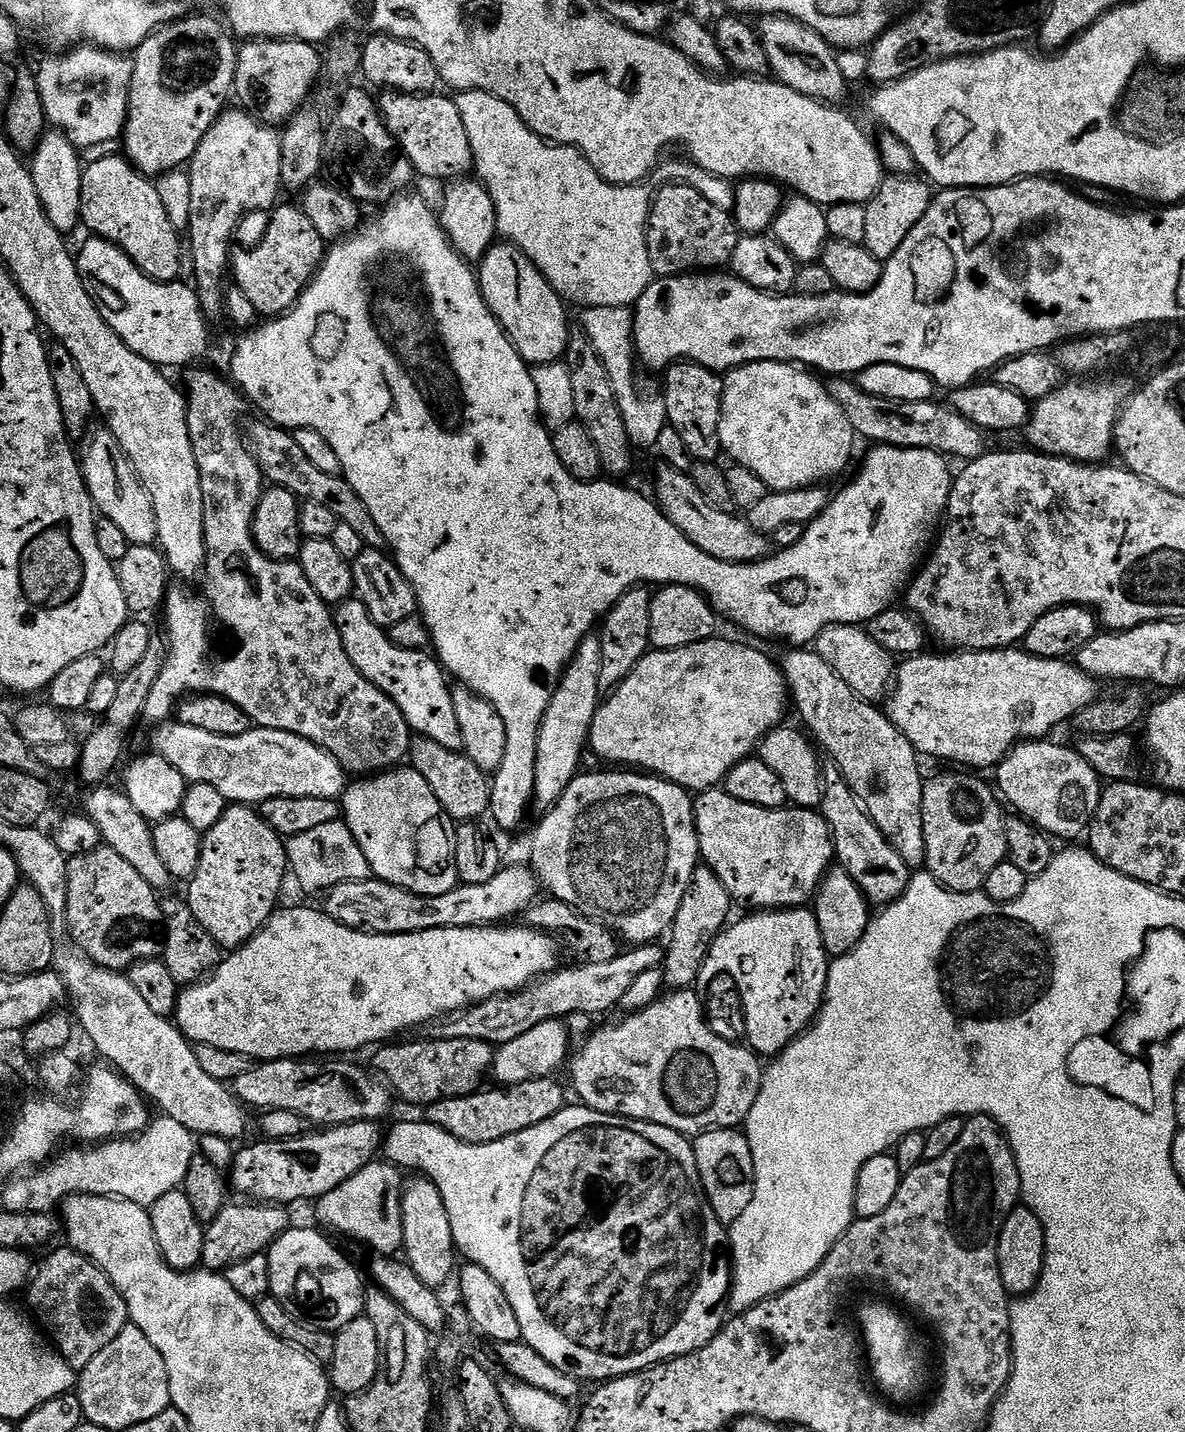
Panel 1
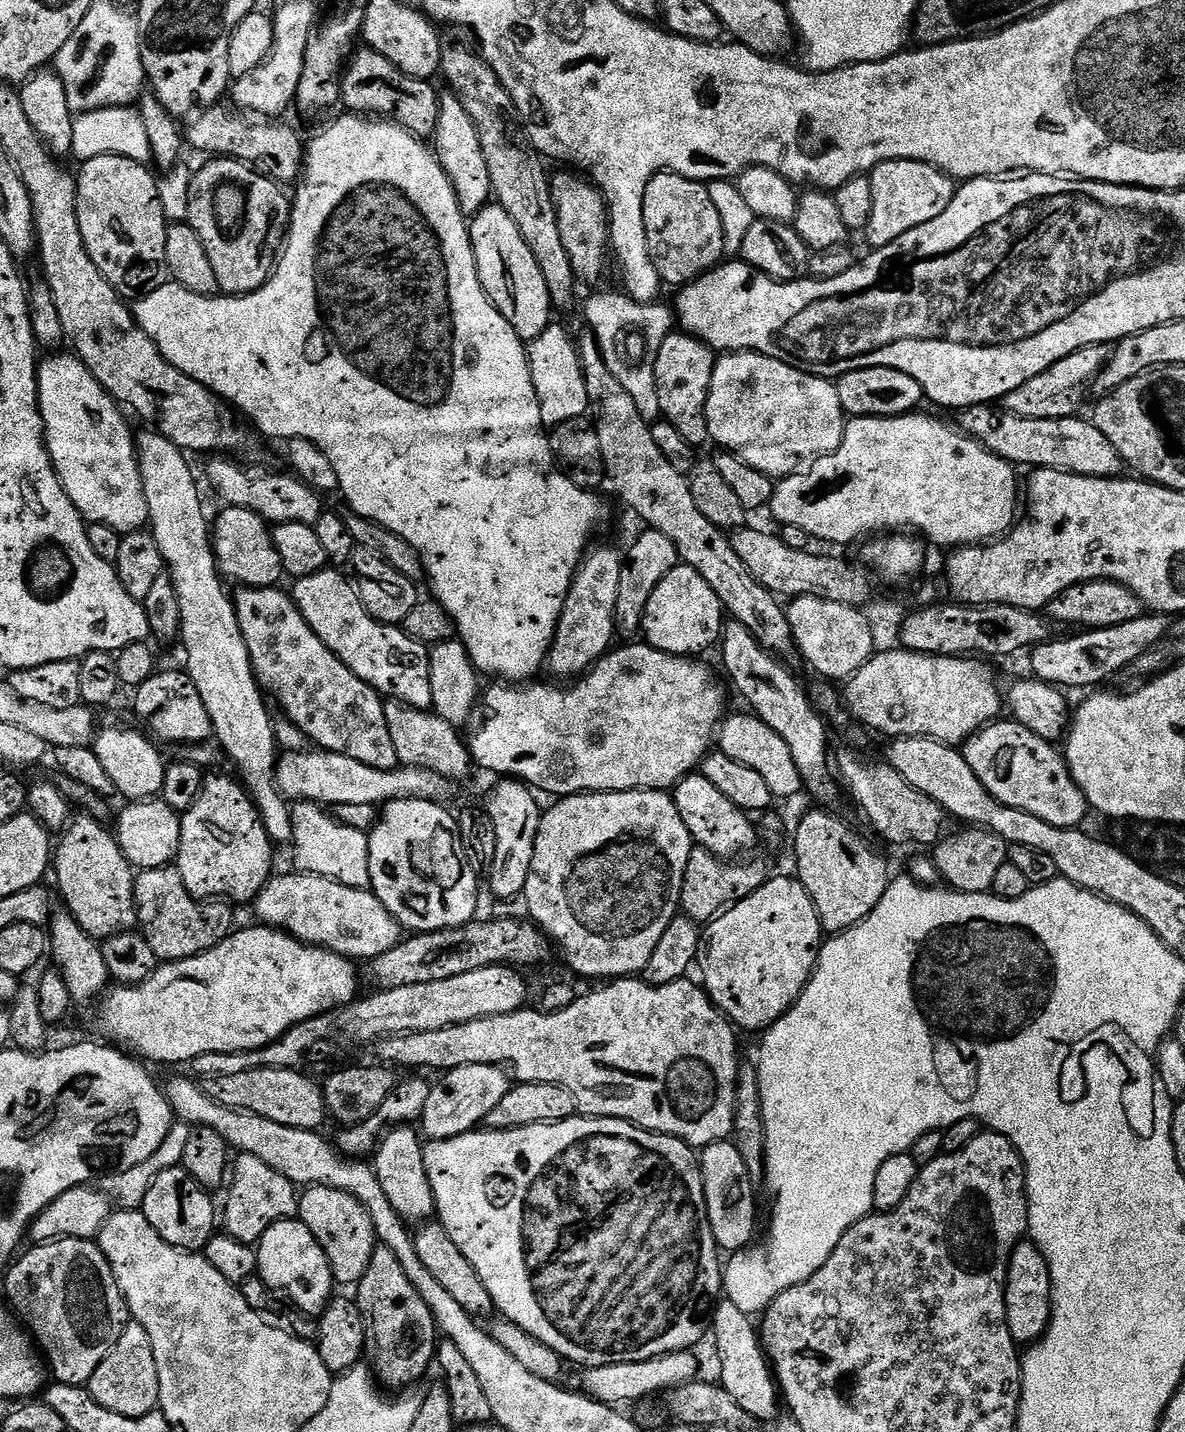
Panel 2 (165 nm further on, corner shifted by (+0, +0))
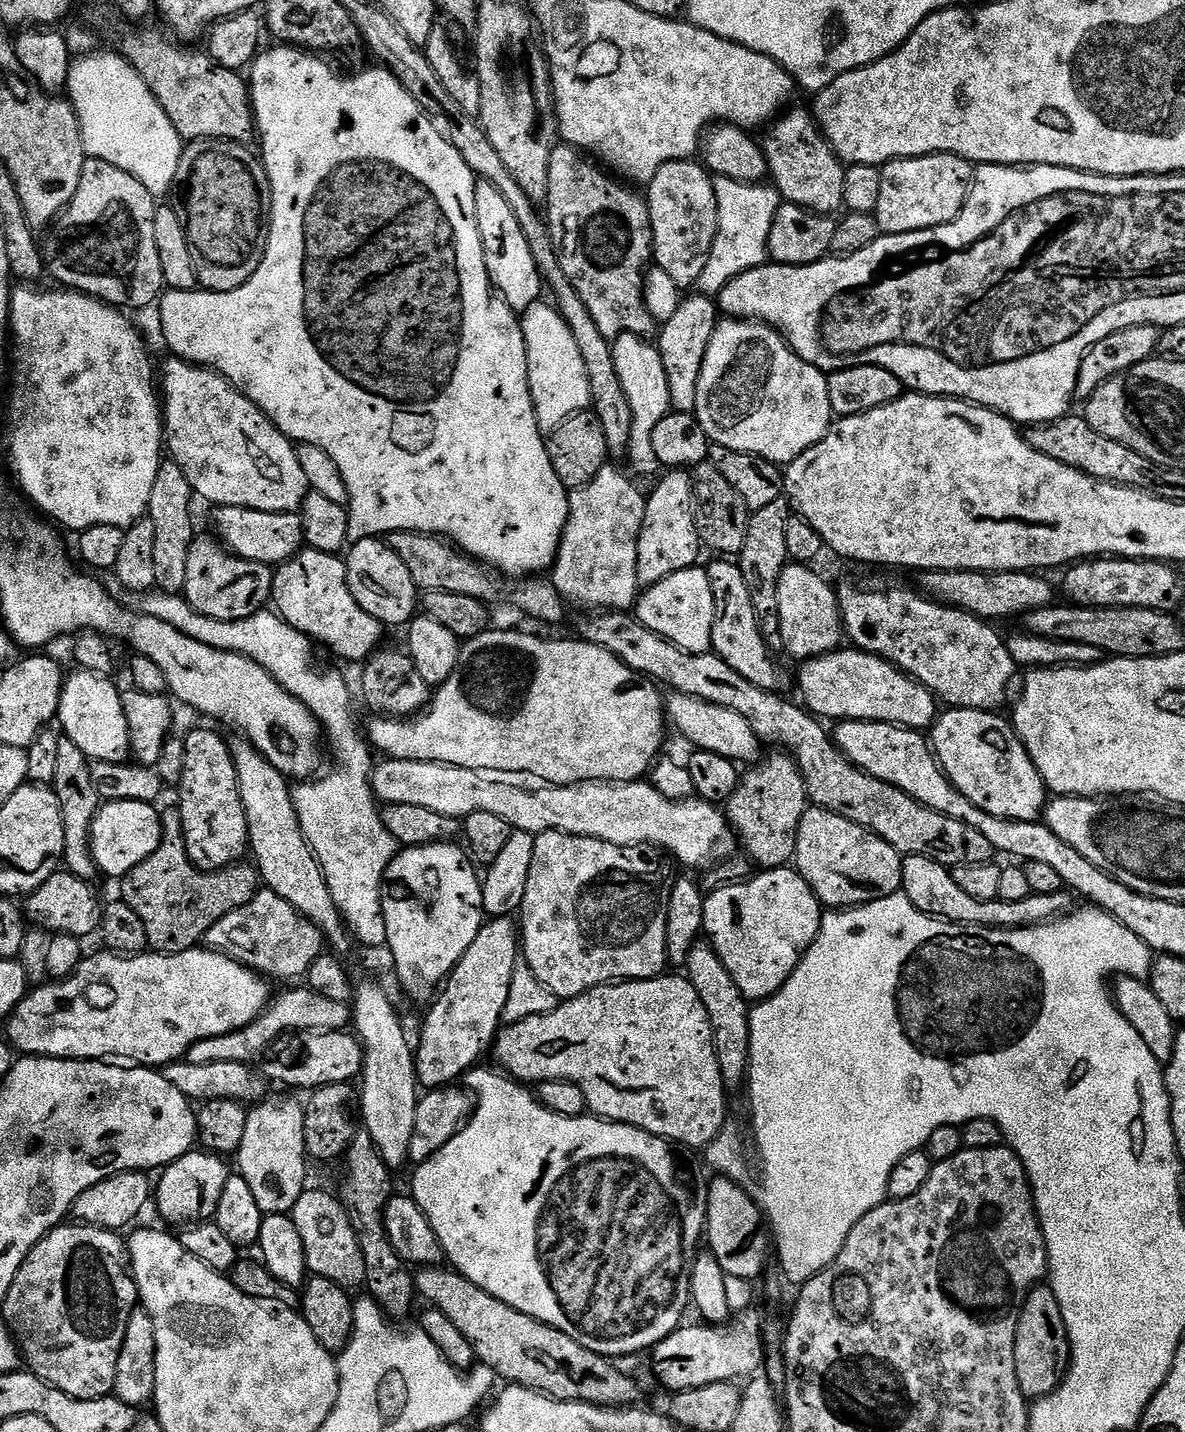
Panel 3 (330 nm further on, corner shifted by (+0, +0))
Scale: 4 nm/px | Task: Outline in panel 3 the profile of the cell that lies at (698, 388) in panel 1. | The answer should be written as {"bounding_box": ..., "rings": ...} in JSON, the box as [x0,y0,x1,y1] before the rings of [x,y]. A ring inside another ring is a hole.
{"bounding_box":[658,295,718,413],"rings":[[[688,295],[681,299],[678,310],[674,310],[674,318],[663,321],[658,332],[658,347],[666,368],[672,408],[678,412],[695,413],[698,402],[698,374],[702,374],[702,362],[706,358],[708,343],[718,323],[718,304],[711,296]]]}

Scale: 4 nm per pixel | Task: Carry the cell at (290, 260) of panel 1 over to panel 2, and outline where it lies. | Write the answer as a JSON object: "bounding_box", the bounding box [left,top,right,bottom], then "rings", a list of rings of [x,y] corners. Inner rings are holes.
{"bounding_box":[186,158,290,296],"rings":[[[208,158],[205,160],[208,161],[193,174],[192,185],[188,188],[188,216],[186,216],[186,222],[192,227],[194,234],[198,234],[198,238],[202,238],[202,246],[206,249],[206,258],[210,258],[210,267],[213,268],[214,275],[218,277],[218,286],[223,295],[245,296],[251,292],[257,292],[272,277],[277,259],[286,243],[290,223],[289,197],[284,197],[285,189],[277,181],[272,180],[269,176],[263,176],[261,172],[257,172],[255,168],[242,163],[241,160],[231,158]]]}

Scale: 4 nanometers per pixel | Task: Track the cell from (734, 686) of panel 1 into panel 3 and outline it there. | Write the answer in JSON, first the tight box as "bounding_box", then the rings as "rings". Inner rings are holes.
{"bounding_box":[366,630,666,784],"rings":[[[489,630],[472,640],[461,643],[458,666],[444,684],[435,689],[430,703],[423,712],[412,718],[376,718],[366,736],[377,753],[390,760],[429,760],[470,770],[506,770],[507,772],[529,772],[538,778],[546,778],[552,784],[577,784],[583,780],[639,780],[649,775],[654,761],[661,755],[660,743],[664,740],[666,725],[666,700],[655,680],[640,675],[630,666],[624,665],[614,654],[583,638],[577,640],[543,640],[528,632],[495,632]]]}

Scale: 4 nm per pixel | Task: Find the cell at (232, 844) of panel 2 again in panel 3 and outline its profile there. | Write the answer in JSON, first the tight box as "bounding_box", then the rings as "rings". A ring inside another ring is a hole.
{"bounding_box":[178,728,249,870],"rings":[[[196,728],[189,736],[183,737],[186,750],[186,762],[182,770],[182,778],[178,785],[180,791],[180,821],[184,831],[184,845],[197,867],[205,870],[224,868],[227,864],[235,864],[245,859],[249,851],[248,825],[246,810],[242,806],[242,794],[238,786],[238,770],[234,766],[234,758],[229,741],[223,740],[216,732],[208,728]]]}

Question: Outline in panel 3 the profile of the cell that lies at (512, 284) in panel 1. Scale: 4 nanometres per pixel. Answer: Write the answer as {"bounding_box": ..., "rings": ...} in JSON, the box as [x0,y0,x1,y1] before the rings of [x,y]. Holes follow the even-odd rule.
{"bounding_box":[476,179,542,314],"rings":[[[477,179],[476,182],[476,221],[478,222],[478,234],[482,238],[482,250],[484,251],[484,261],[486,262],[486,270],[488,271],[488,279],[501,300],[508,303],[508,307],[517,314],[523,314],[528,311],[530,306],[534,306],[541,299],[540,284],[542,288],[542,273],[540,267],[536,264],[534,254],[530,250],[530,246],[526,242],[526,234],[522,234],[522,226],[518,226],[518,218],[514,218],[514,210],[510,210],[510,202],[506,202],[506,198],[502,198],[502,194],[498,190],[498,186],[494,186],[489,180]]]}

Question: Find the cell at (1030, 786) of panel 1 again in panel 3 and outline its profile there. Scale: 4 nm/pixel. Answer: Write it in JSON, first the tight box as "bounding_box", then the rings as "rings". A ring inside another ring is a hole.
{"bounding_box":[930,708,1050,821],"rings":[[[948,708],[941,711],[930,729],[932,751],[936,753],[936,759],[940,761],[940,767],[944,769],[949,782],[959,792],[966,794],[966,798],[970,798],[970,802],[974,802],[978,810],[986,810],[986,814],[1007,820],[1039,821],[1050,793],[1042,774],[1034,766],[1024,741],[1013,731],[1005,717],[1004,720],[996,712],[983,712],[973,708]]]}

